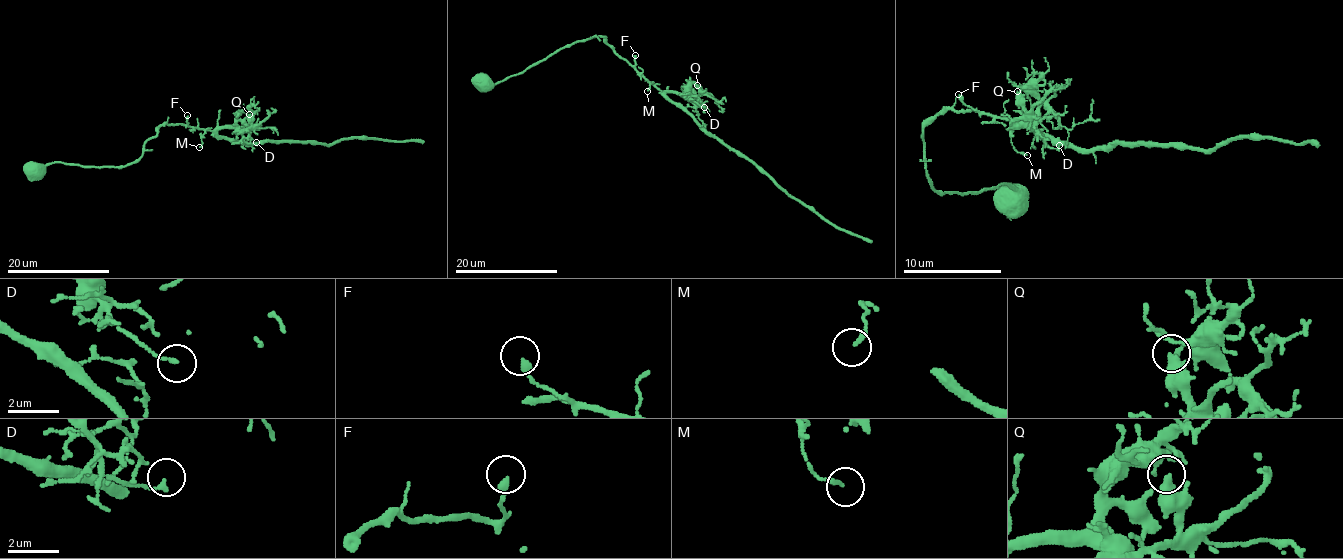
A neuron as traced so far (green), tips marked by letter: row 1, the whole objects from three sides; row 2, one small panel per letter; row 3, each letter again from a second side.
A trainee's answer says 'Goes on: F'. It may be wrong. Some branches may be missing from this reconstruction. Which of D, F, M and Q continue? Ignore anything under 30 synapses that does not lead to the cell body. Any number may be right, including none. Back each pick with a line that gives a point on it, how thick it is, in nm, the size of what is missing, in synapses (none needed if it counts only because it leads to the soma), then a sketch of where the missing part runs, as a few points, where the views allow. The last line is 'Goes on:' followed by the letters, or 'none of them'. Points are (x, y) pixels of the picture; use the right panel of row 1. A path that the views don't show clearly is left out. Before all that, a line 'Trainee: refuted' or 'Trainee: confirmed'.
Trainee: refuted
Goes on: none of them

